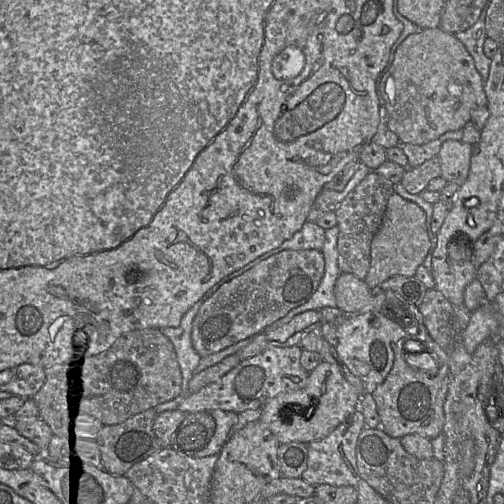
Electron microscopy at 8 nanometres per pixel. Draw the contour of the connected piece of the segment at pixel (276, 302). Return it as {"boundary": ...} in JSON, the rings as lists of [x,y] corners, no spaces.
{"boundary":[[[283,250],[266,258],[243,274],[222,284],[205,300],[193,320],[191,339],[201,357],[261,333],[290,310],[307,302],[324,275],[321,250]]]}

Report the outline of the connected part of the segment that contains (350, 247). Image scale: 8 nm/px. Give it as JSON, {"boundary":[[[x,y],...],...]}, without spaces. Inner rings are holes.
{"boundary":[[[369,171],[334,211],[339,228],[338,267],[342,273],[351,273],[362,280],[366,278],[370,267],[371,242],[382,223],[387,201],[393,193],[392,182],[376,171]]]}

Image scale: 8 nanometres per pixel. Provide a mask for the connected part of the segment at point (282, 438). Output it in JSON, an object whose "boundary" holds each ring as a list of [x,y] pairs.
{"boundary":[[[323,360],[309,372],[304,388],[283,392],[268,400],[261,408],[259,421],[274,434],[280,444],[309,444],[325,438],[359,409],[360,398],[361,395],[344,378],[340,369]]]}

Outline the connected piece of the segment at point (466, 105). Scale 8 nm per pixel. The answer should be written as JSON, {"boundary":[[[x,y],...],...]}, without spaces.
{"boundary":[[[439,27],[425,28],[417,33],[410,34],[398,46],[394,54],[394,60],[392,64],[390,66],[386,66],[384,69],[384,74],[379,80],[379,86],[377,89],[378,101],[380,95],[384,100],[385,108],[387,110],[387,126],[394,134],[396,134],[400,144],[422,145],[432,140],[438,139],[446,132],[461,130],[469,121],[471,121],[471,112],[474,109],[487,106],[487,98],[484,91],[484,80],[477,71],[472,56],[469,54],[465,46],[457,38],[455,38],[453,34],[446,33]]]}

